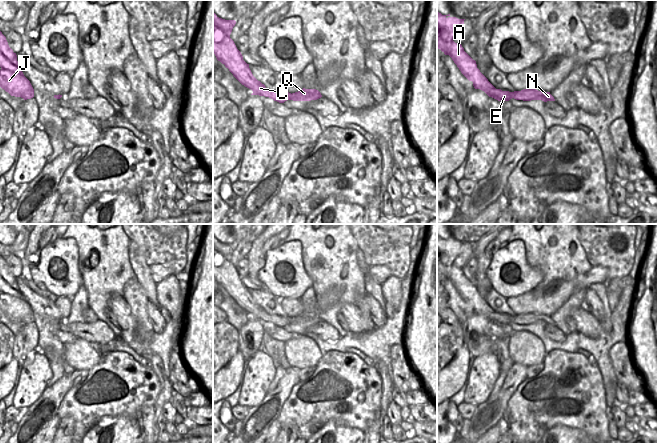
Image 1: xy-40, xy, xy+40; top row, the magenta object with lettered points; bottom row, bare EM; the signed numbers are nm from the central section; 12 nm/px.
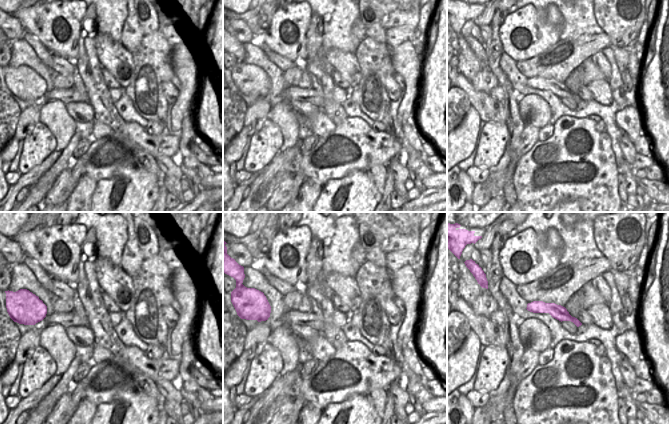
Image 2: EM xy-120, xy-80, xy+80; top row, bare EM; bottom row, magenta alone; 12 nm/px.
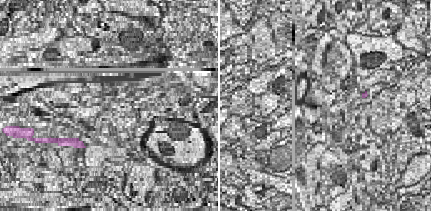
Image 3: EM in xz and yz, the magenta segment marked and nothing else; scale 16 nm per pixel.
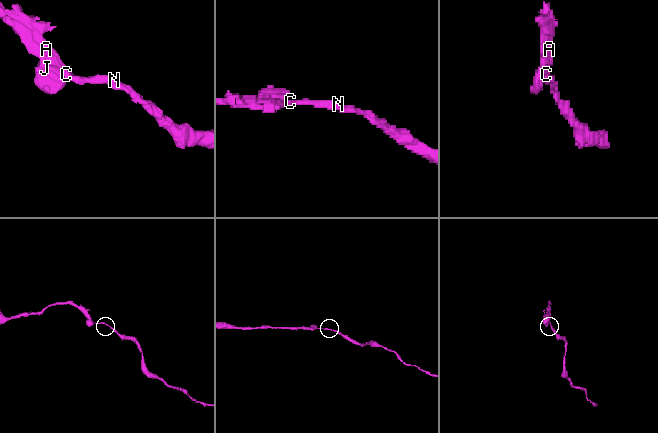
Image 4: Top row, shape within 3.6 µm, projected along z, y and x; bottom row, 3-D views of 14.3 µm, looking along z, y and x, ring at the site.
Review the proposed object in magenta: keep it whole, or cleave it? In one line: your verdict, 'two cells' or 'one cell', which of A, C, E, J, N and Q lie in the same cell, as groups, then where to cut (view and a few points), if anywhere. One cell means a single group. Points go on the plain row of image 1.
one cell; A C E J N Q; no cut

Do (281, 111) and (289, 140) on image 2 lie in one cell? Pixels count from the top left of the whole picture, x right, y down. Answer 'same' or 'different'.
same

